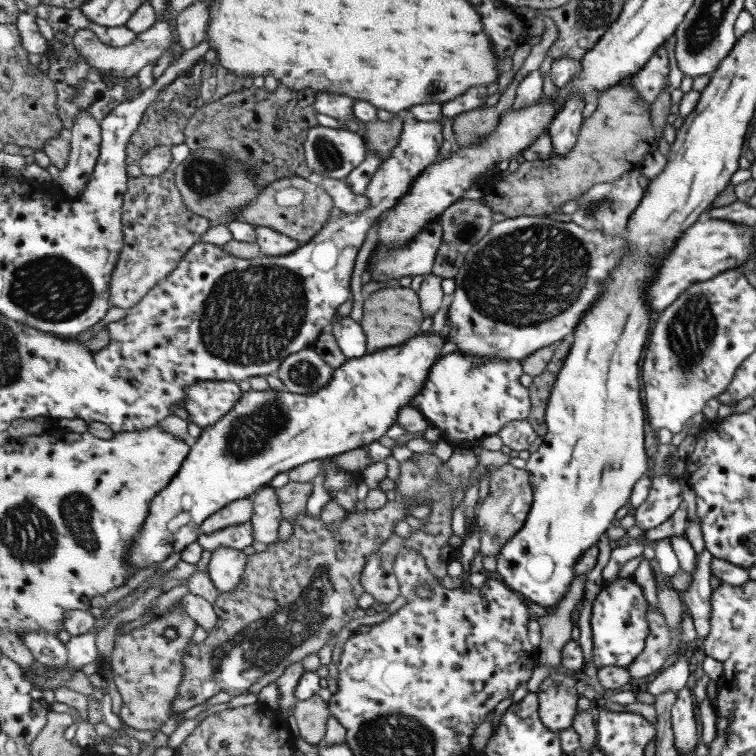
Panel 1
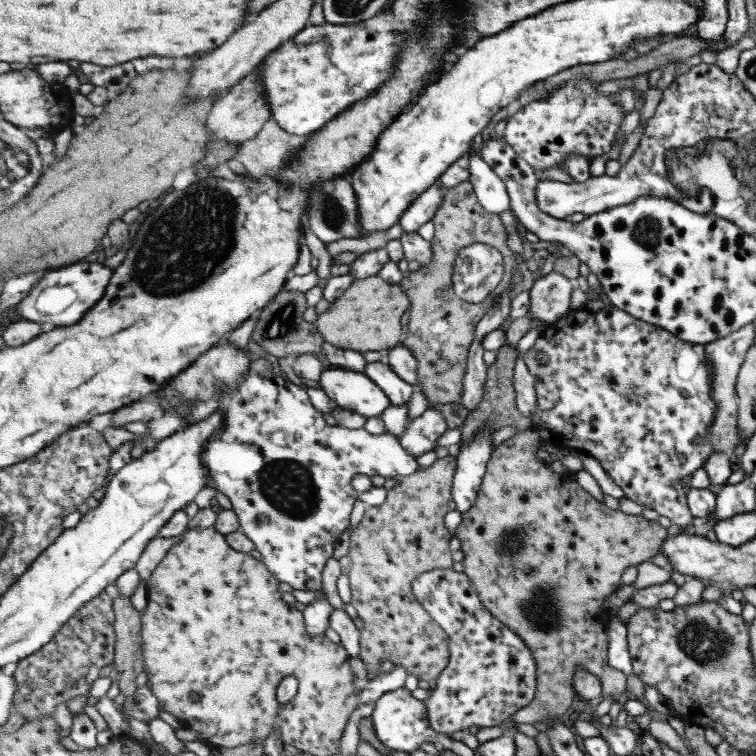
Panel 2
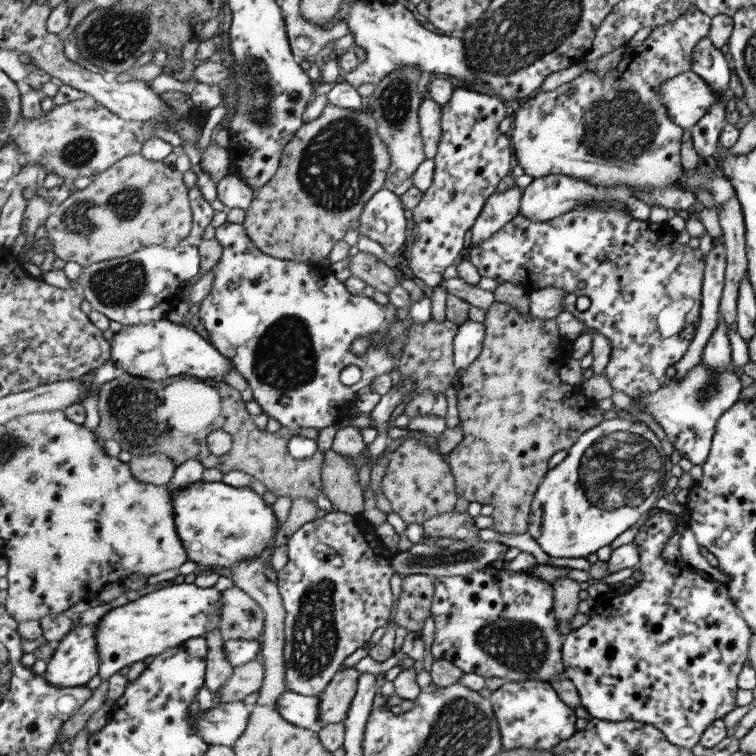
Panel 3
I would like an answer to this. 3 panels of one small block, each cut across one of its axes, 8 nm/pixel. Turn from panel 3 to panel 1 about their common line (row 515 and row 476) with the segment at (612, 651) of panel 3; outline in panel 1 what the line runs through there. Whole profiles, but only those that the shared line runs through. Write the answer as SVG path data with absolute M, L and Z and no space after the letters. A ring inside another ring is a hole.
M654 474L646 500L636 508L636 526L643 531L667 522L681 506L681 484L671 474Z

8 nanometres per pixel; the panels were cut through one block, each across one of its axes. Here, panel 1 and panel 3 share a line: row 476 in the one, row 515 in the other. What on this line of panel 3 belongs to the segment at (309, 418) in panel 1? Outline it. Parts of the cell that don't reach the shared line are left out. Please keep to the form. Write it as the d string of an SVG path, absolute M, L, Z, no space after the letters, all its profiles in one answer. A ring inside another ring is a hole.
M201 480L171 494L182 546L189 558L205 570L233 568L239 561L259 557L271 538L279 534L273 510L251 487L235 488L225 481Z

